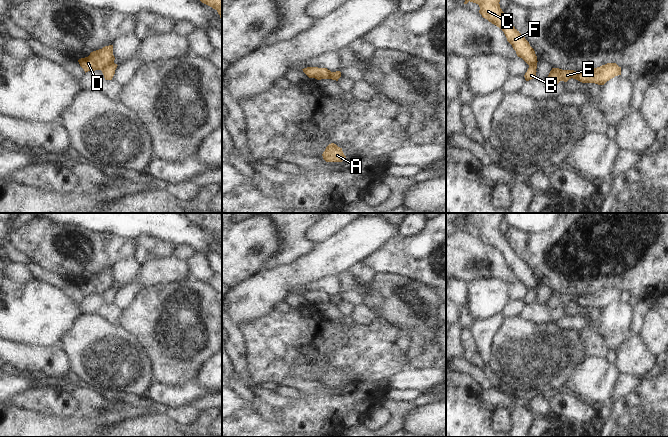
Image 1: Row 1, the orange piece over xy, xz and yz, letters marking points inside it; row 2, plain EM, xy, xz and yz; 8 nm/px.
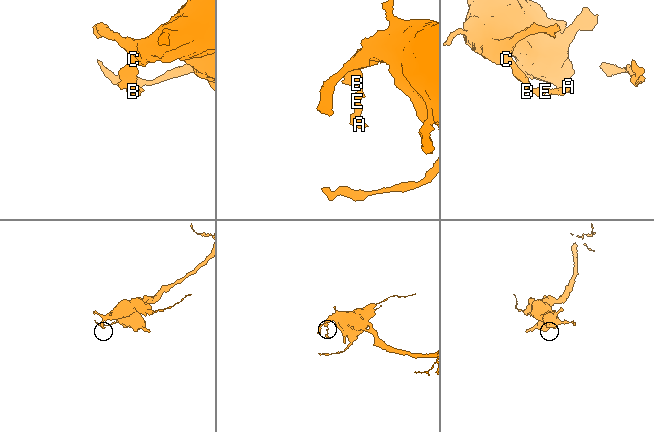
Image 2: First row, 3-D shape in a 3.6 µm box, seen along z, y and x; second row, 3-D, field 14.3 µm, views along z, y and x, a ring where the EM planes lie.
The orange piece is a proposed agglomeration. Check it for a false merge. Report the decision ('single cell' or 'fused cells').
fused cells

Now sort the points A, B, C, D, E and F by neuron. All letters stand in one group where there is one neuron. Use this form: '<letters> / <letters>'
A B E / C D F

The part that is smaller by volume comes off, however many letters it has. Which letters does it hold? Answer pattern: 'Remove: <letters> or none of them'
Remove: A, B, E

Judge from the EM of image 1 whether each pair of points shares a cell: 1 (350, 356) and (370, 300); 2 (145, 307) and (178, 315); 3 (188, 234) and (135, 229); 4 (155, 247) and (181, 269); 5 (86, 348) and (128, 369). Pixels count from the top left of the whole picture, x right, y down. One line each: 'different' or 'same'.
1: different
2: same
3: same
4: different
5: same

